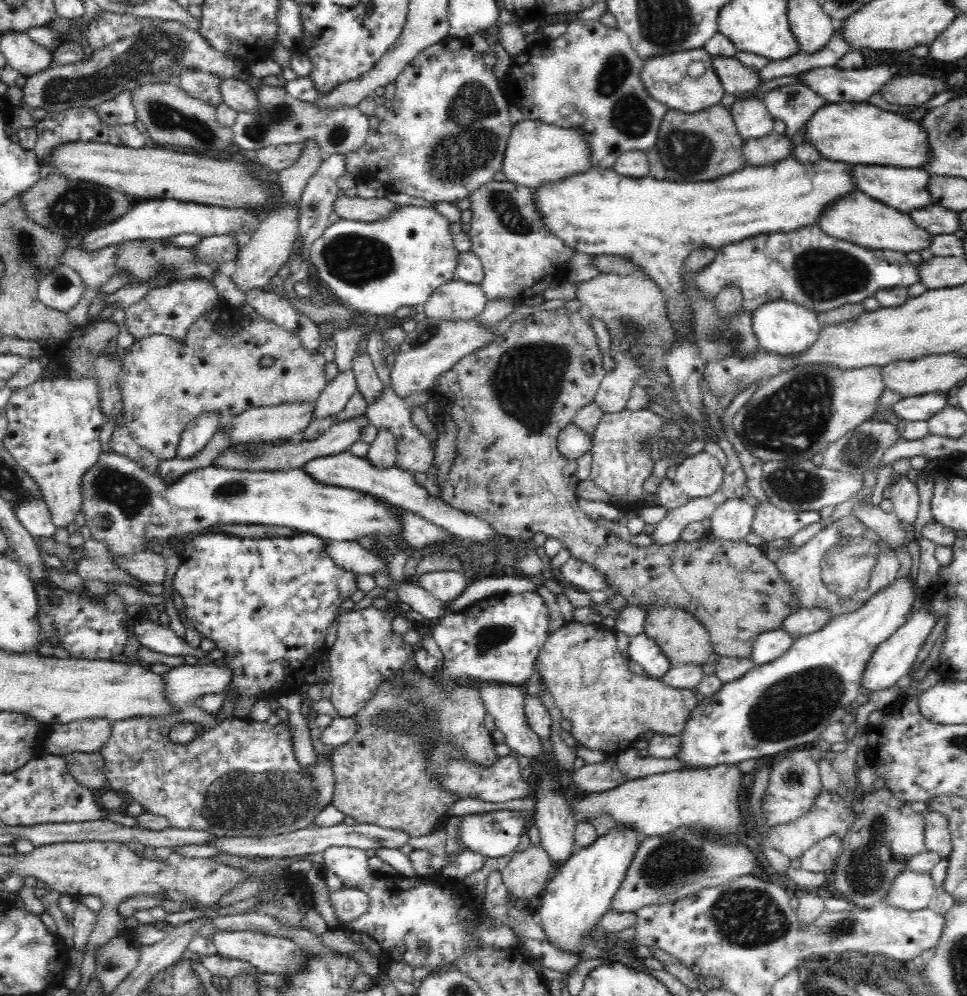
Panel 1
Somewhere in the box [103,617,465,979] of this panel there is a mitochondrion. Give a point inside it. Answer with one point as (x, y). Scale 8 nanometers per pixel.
(248, 798)

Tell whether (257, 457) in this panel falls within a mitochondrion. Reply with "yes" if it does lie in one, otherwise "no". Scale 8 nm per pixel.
yes

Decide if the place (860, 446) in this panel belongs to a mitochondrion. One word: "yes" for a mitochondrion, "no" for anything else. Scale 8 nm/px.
yes

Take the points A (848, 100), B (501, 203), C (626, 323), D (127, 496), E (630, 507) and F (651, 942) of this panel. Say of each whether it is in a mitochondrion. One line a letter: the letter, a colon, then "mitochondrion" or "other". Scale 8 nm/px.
A: other
B: mitochondrion
C: mitochondrion
D: mitochondrion
E: other
F: other

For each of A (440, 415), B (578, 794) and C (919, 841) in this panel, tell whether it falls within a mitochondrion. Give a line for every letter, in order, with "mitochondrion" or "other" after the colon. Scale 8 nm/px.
A: other
B: other
C: other

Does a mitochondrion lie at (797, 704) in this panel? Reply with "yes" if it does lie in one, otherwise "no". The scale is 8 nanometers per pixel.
yes

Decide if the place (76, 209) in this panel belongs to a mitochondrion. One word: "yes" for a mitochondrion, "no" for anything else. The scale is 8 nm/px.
yes

